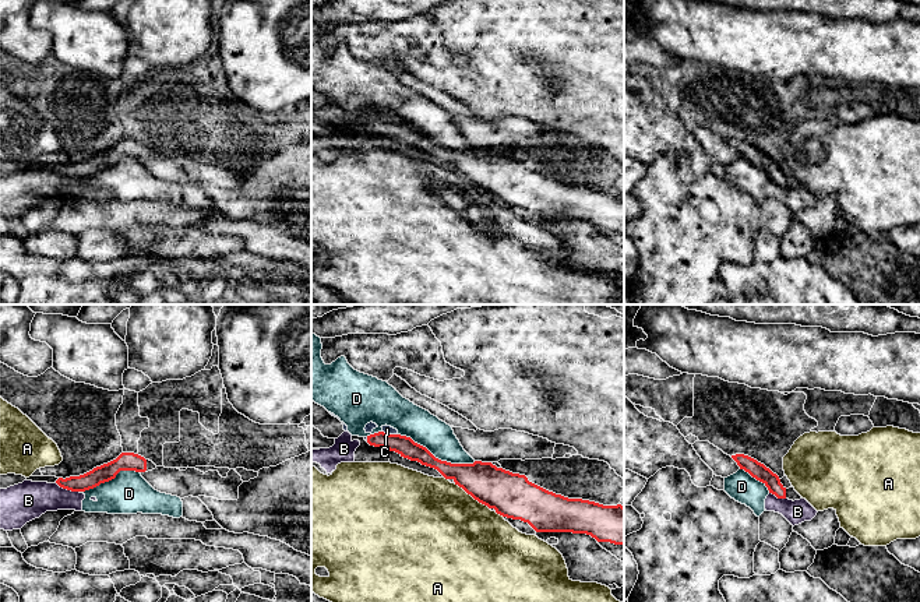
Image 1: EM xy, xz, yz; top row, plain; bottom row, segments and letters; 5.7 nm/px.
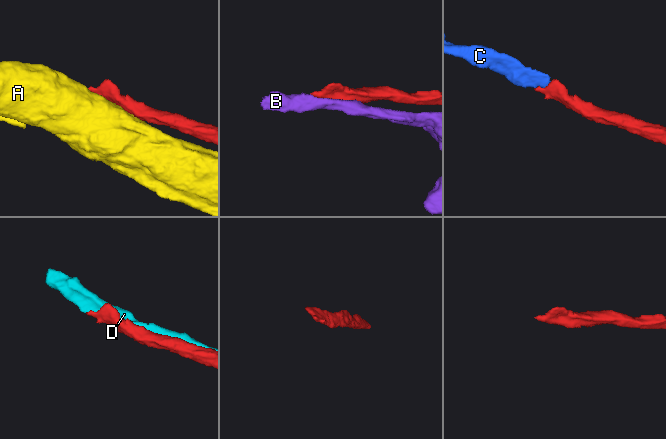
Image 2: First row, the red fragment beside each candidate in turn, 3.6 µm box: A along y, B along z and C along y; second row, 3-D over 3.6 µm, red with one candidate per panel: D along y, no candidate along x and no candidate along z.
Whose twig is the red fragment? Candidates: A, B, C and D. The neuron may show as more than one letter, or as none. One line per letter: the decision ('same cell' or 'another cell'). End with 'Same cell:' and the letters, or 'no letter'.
A: another cell
B: another cell
C: same cell
D: another cell
Same cell: C

